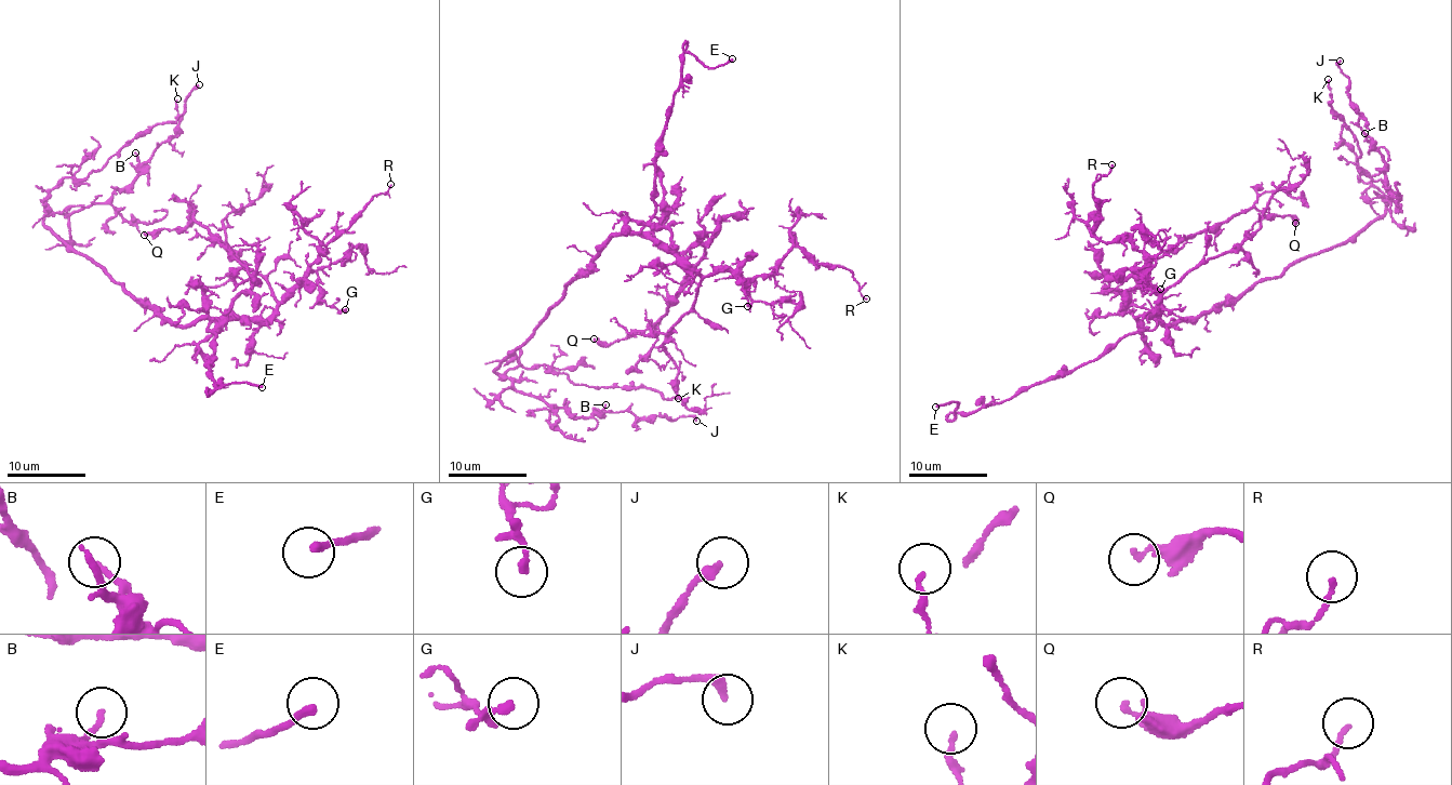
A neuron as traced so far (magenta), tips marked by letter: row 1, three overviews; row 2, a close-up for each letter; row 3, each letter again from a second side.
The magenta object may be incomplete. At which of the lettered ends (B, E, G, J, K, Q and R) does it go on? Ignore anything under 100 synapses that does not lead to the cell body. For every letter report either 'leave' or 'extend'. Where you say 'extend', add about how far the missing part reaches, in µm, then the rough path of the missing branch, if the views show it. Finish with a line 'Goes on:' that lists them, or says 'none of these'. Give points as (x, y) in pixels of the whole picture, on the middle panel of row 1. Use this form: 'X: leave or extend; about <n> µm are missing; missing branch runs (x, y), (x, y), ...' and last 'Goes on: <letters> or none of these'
B: leave
E: extend; about 30 µm are missing; missing branch runs (732, 58), (754, 68), (816, 61), (838, 68), (853, 67), (855, 94), (858, 100), (874, 105), (878, 112)
G: leave
J: leave
K: leave
Q: leave
R: leave
Goes on: E

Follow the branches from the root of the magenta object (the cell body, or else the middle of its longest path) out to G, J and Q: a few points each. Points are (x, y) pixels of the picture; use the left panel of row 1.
G: (151, 304), (158, 314), (184, 326), (228, 316), (265, 319), (314, 271), (327, 305), (345, 309)
J: (151, 304), (133, 301), (42, 220), (102, 204), (131, 184), (175, 134), (199, 84)
Q: (151, 304), (175, 324), (195, 324), (229, 309), (236, 295), (248, 291), (251, 277), (192, 220), (144, 235)

